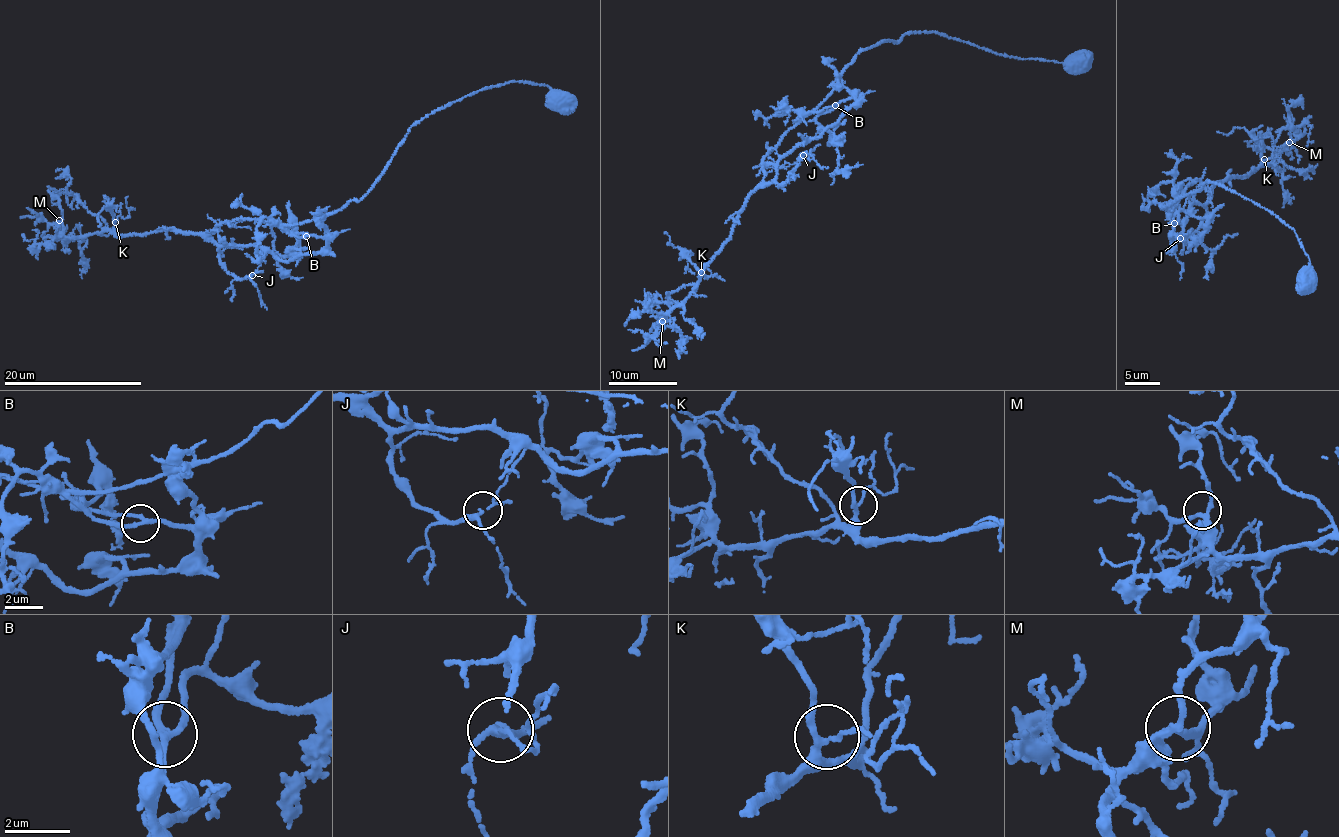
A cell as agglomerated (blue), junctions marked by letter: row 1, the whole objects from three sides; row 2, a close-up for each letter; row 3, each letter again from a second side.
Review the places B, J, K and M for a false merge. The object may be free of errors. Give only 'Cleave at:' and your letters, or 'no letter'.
Cleave at: no letter

